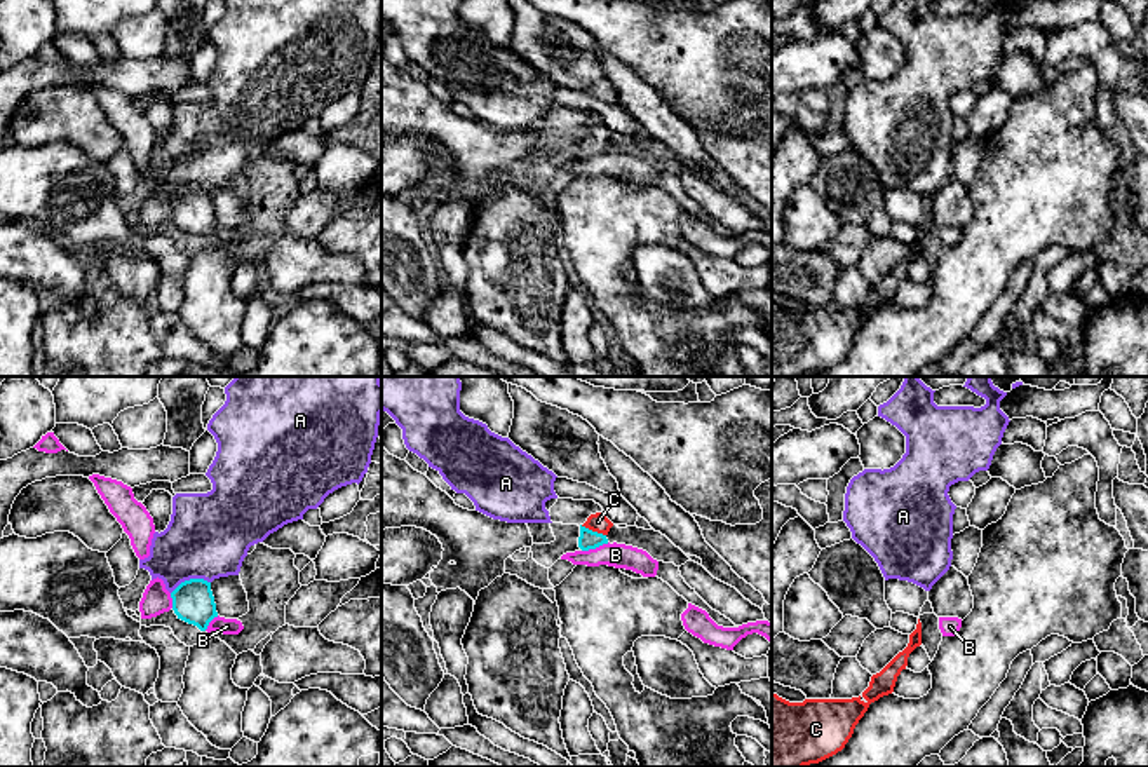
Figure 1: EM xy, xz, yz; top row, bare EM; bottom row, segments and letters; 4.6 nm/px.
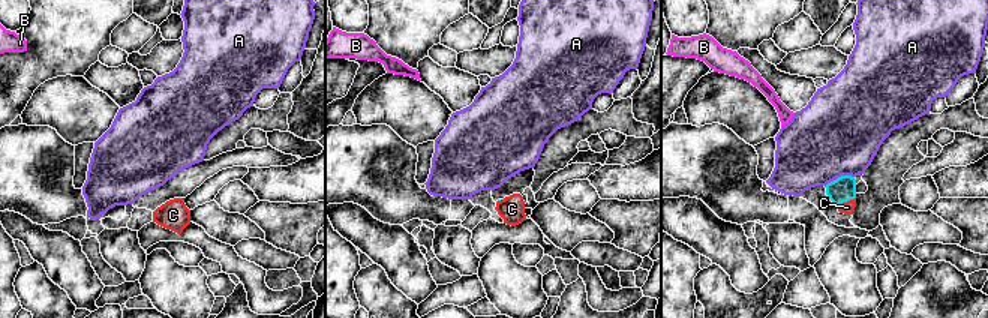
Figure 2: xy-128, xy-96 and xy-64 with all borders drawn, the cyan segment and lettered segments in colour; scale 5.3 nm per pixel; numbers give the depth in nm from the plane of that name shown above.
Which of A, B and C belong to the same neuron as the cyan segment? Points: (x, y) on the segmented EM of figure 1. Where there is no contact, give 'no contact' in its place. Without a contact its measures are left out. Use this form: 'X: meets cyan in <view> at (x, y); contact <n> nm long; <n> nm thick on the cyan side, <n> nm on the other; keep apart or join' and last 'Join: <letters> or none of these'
A: meets cyan in xy at (190, 579); contact 190 nm long; 190 nm thick on the cyan side, 380 nm on the other; keep apart
B: meets cyan in xz at (594, 548); contact 130 nm long; 90 nm thick on the cyan side, 110 nm on the other; keep apart
C: meets cyan in xz at (591, 530); contact 130 nm long; 90 nm thick on the cyan side, 90 nm on the other; join
Join: C

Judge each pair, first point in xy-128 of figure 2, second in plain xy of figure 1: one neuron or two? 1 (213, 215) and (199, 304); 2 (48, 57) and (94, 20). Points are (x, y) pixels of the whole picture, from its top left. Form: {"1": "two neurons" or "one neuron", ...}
{"1": "two neurons", "2": "one neuron"}

